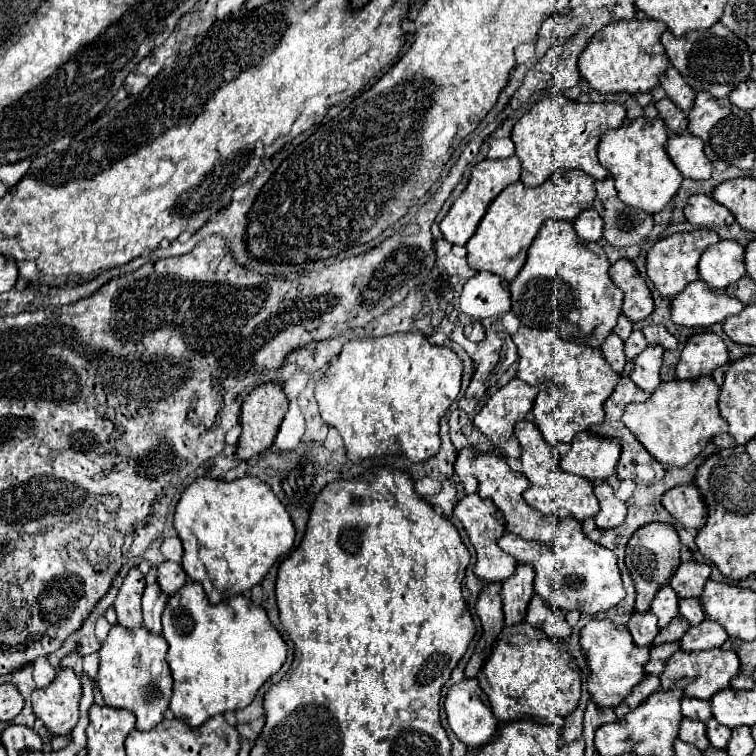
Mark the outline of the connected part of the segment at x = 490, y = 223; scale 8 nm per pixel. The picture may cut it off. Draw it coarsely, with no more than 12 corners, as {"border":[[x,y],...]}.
{"border":[[583,170],[513,182],[465,244],[477,272],[511,282],[543,222],[595,200]]}

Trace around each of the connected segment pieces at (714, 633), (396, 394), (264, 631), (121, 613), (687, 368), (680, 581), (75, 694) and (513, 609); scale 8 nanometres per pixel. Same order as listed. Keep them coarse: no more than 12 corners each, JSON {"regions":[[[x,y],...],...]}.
{"regions":[[[703,620],[681,638],[681,650],[721,648],[727,632]],[[349,338],[317,382],[351,462],[439,450],[455,350]],[[187,582],[163,610],[169,708],[249,706],[287,644],[241,594]],[[131,568],[115,598],[117,622],[139,628],[145,578]],[[717,334],[687,340],[677,378],[693,380],[727,362]],[[681,562],[669,584],[679,598],[699,598],[711,568]],[[71,668],[31,696],[51,734],[79,720],[81,680]],[[517,564],[503,582],[505,626],[525,620],[533,568]]]}

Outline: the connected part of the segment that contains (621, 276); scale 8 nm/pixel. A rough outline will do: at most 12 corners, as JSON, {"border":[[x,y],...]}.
{"border":[[629,260],[609,270],[623,292],[623,314],[639,322],[653,312],[651,290]]}

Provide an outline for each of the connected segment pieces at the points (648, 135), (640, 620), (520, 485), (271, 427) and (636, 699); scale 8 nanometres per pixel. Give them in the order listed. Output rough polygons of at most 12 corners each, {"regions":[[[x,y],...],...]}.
{"regions":[[[661,118],[607,130],[599,162],[619,198],[661,212],[683,176]],[[651,612],[633,614],[627,628],[637,646],[651,646],[657,620]],[[501,452],[455,460],[457,476],[473,476],[491,498],[507,532],[543,544],[557,518],[525,504],[527,480]],[[277,382],[251,390],[241,408],[237,456],[267,452],[289,400]],[[659,676],[645,678],[631,690],[625,704],[633,710],[661,688]]]}

